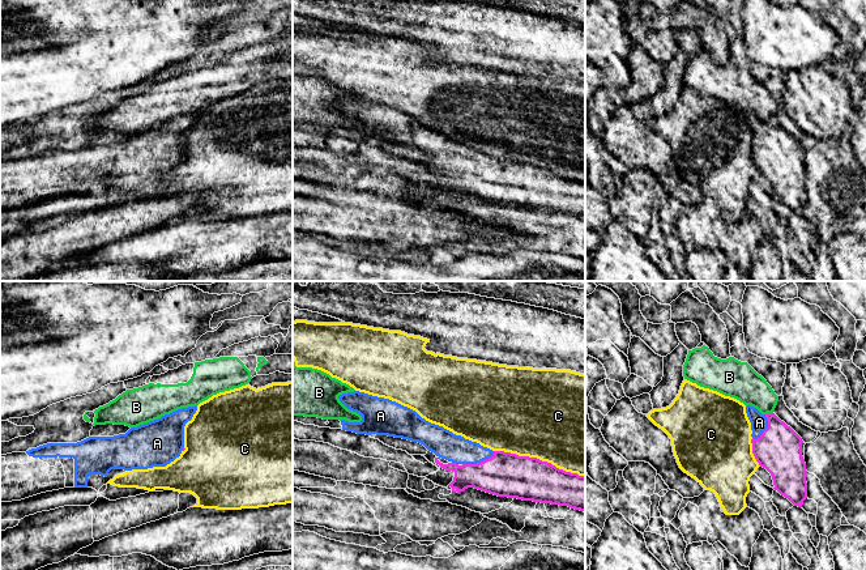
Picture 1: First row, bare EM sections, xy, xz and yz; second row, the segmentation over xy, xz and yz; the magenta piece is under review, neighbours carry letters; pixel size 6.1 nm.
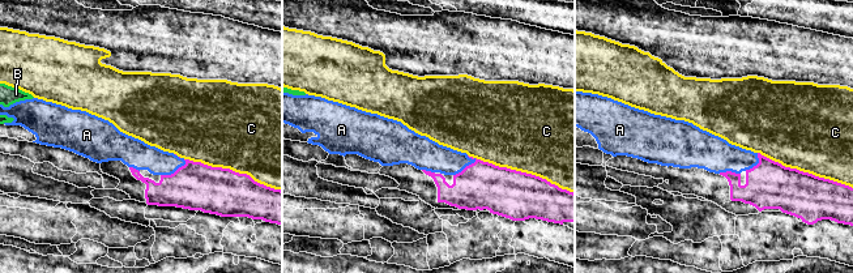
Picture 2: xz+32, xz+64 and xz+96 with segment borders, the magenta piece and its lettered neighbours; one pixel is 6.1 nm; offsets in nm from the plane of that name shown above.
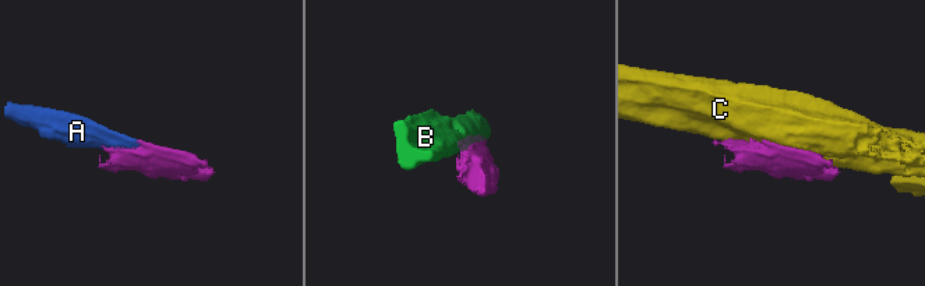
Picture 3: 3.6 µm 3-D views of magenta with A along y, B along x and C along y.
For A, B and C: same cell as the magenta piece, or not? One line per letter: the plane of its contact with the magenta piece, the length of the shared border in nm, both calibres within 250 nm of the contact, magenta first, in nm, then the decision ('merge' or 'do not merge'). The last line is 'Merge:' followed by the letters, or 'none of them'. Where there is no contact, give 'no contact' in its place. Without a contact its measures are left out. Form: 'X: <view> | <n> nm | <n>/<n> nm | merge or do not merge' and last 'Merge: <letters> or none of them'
A: xz | 220 nm | 280/170 nm | merge
B: yz | 50 nm | 280/220 nm | do not merge
C: xz | 600 nm | 280/500 nm | do not merge
Merge: A

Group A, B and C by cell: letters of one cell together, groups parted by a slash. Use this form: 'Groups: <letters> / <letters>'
Groups: A / B / C

